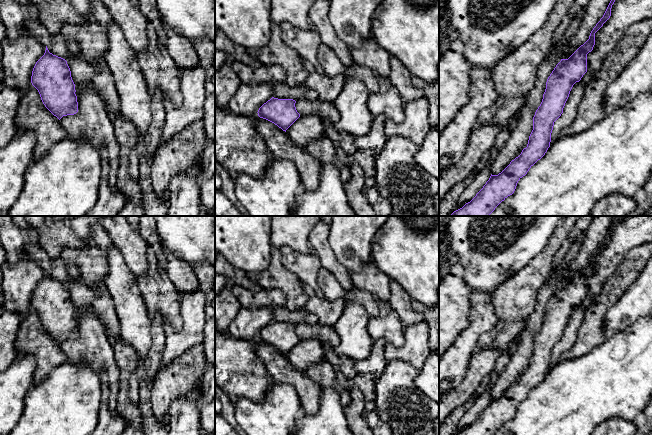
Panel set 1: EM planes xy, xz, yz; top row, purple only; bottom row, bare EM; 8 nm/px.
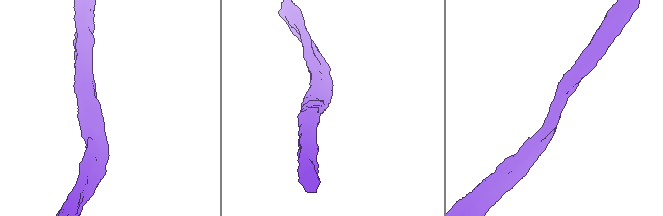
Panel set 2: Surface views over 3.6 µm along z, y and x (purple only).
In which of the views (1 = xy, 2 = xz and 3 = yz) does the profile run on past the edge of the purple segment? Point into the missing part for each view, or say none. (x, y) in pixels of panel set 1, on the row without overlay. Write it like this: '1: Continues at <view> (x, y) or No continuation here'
1: No continuation here
2: No continuation here
3: No continuation here

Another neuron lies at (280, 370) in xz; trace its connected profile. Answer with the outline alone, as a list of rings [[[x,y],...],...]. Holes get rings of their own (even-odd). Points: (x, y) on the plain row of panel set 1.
[[[254,340],[255,352],[265,364],[271,382],[287,383],[295,388],[303,413],[314,415],[320,407],[322,387],[311,380],[306,372],[297,370],[290,361],[274,347]]]

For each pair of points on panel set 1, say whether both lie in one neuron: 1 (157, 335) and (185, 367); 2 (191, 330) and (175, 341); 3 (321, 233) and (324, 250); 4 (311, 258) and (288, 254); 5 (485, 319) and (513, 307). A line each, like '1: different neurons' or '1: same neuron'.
1: different neurons
2: same neuron
3: same neuron
4: same neuron
5: different neurons

